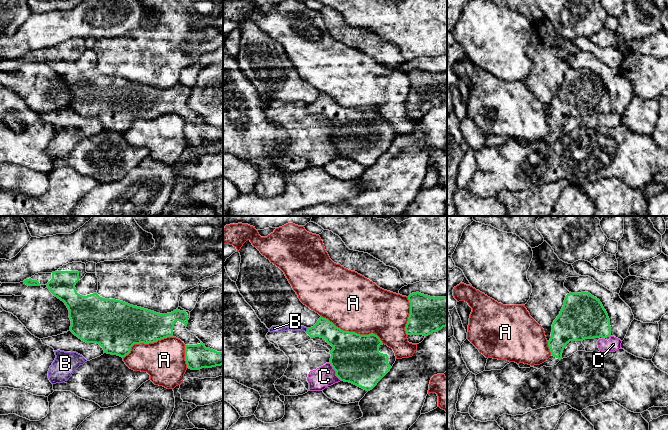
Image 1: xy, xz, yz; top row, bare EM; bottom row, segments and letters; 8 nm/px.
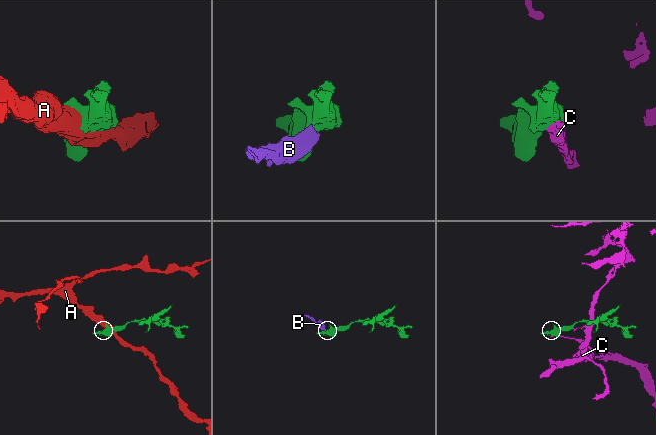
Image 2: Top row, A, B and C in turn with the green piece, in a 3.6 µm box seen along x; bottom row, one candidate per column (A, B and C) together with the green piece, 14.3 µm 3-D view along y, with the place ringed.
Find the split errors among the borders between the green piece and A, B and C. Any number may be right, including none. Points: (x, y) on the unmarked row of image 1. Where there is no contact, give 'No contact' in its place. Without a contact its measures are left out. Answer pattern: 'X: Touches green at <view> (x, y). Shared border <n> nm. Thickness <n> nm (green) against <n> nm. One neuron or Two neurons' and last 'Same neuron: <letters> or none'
A: Touches green at xz (353, 108). Shared border 550 nm. Thickness 380 nm (green) against 460 nm. Two neurons
B: Touches green at xz (307, 106). Shared border 40 nm. Thickness 160 nm (green) against 50 nm. Two neurons
C: Touches green at xz (335, 146). Shared border 180 nm. Thickness 380 nm (green) against 170 nm. Two neurons
Same neuron: none

